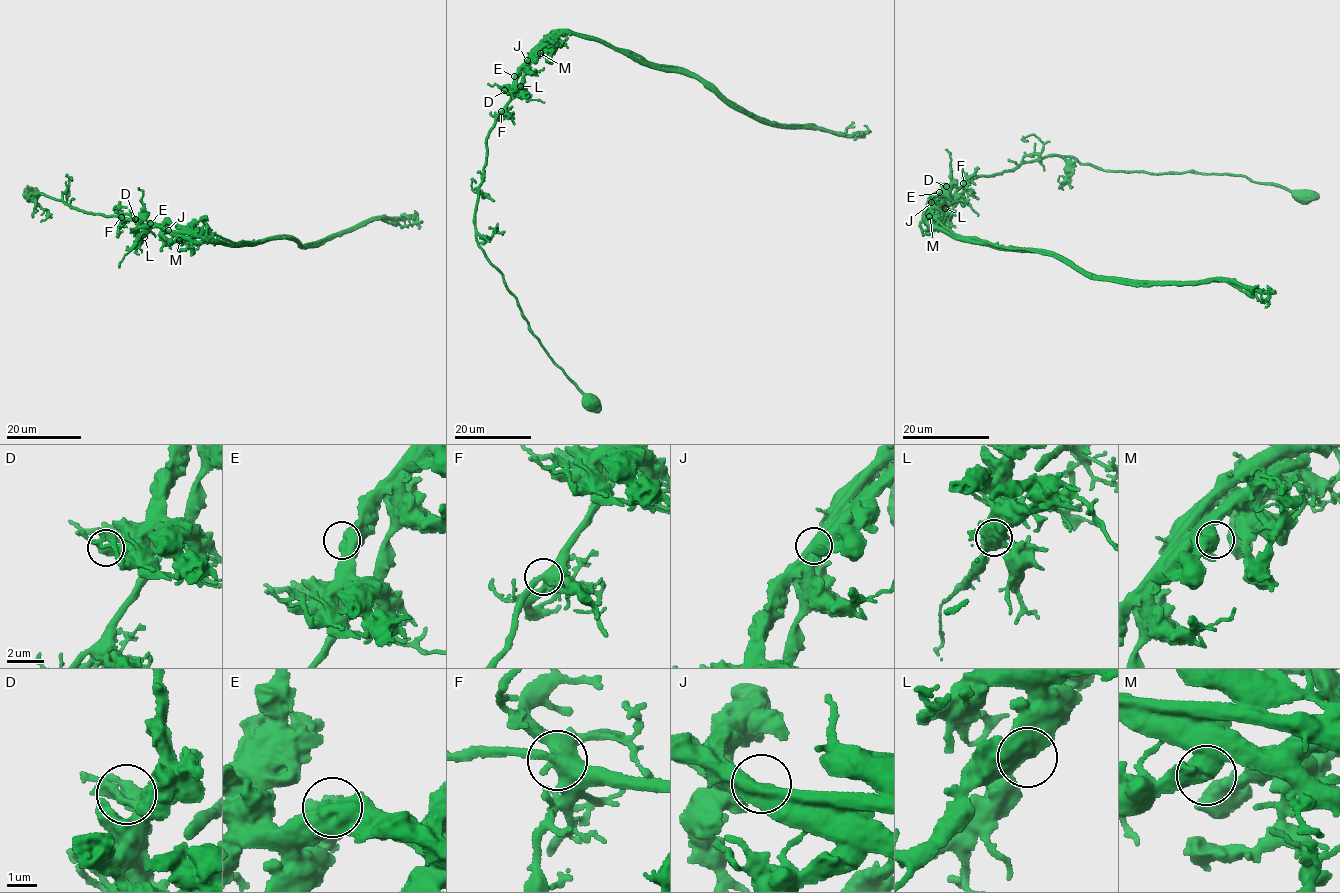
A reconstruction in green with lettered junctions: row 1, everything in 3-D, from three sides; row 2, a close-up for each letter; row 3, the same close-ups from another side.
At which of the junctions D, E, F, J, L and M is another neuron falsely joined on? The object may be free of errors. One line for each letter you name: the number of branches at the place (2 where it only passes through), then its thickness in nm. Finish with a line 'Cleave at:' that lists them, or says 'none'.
J: 2 | 650 nm
Cleave at: J

